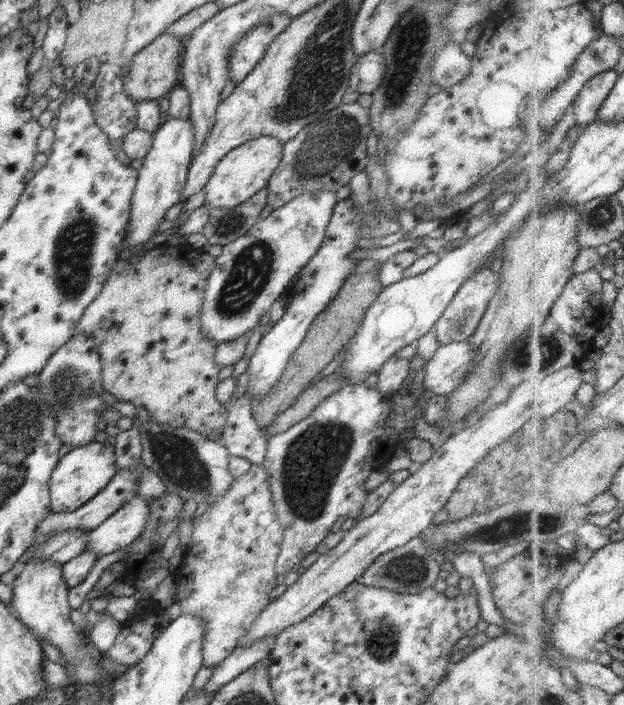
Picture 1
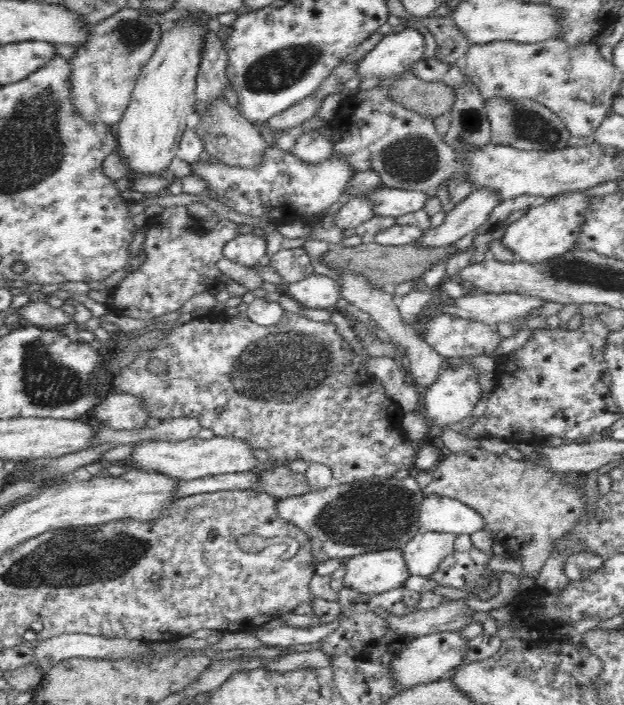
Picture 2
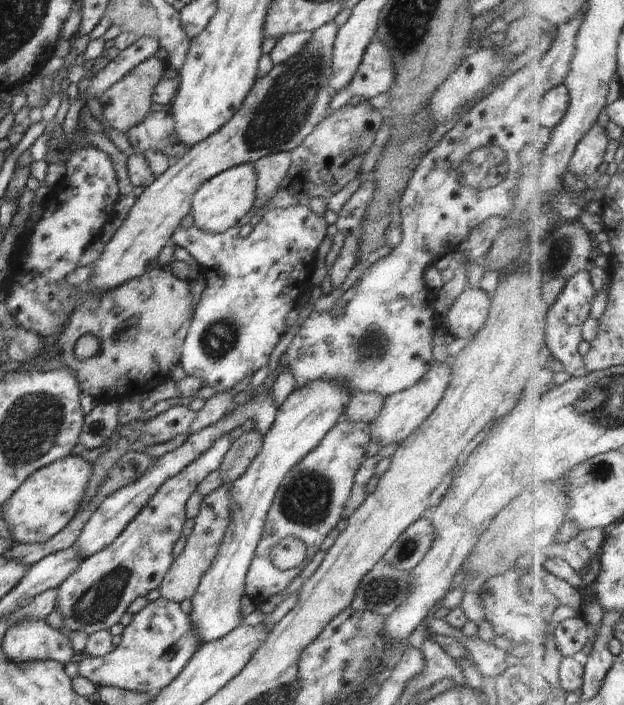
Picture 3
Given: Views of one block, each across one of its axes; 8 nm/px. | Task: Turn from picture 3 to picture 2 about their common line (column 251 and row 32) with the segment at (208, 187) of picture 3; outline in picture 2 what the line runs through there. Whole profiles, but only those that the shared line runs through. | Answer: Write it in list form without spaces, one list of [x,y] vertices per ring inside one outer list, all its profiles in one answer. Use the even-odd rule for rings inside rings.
[[[185,13],[188,20],[181,20],[171,29],[164,29],[155,53],[142,68],[136,80],[130,104],[122,120],[114,126],[118,152],[123,154],[131,173],[160,176],[177,156],[182,135],[187,130],[186,116],[195,112],[196,76],[202,62],[202,48],[208,34],[206,22],[211,19],[204,13]]]

